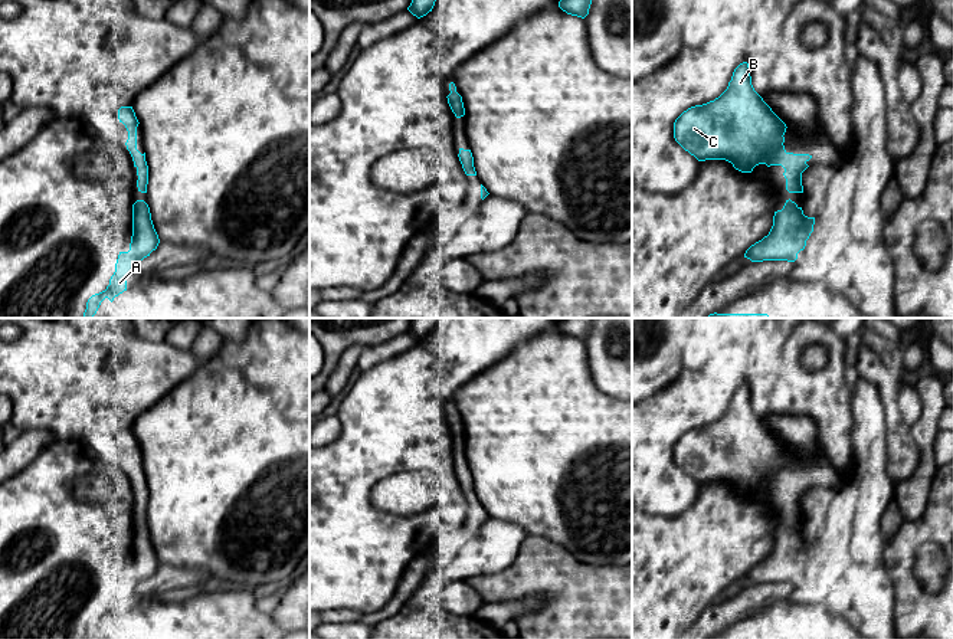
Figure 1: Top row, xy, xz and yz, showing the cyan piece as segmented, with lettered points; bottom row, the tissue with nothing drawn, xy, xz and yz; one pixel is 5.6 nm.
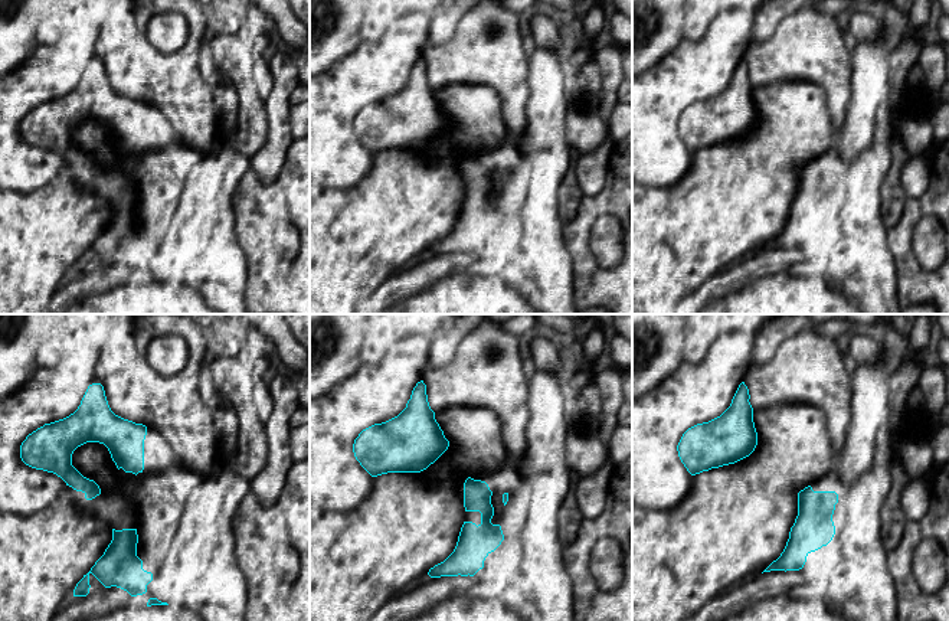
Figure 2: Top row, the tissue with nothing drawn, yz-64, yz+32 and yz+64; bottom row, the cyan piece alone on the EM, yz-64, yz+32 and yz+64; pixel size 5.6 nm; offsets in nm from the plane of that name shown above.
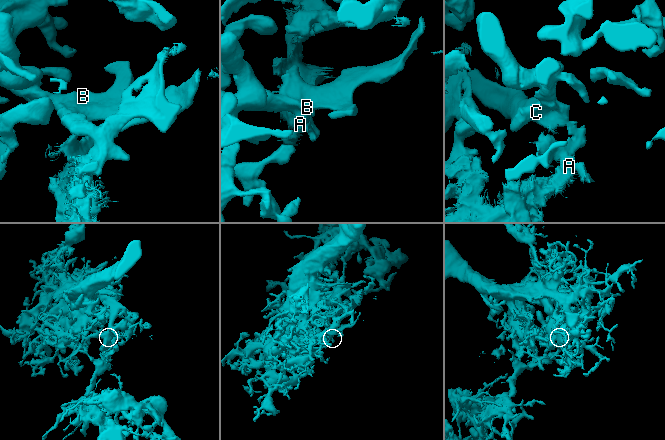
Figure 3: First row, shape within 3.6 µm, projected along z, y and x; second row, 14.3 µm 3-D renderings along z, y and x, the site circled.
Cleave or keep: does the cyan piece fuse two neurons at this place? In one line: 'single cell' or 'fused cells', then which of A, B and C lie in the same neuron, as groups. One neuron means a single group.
fused cells | A / B C

